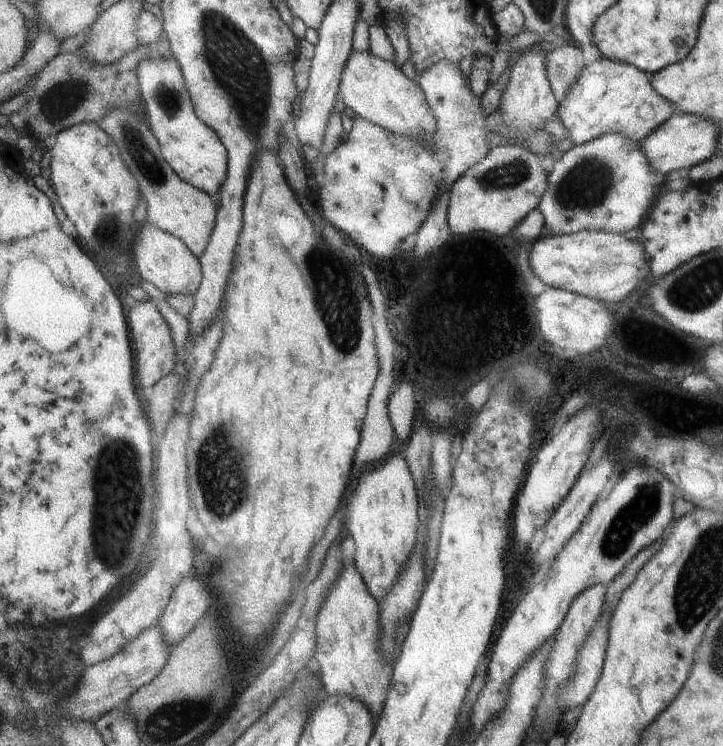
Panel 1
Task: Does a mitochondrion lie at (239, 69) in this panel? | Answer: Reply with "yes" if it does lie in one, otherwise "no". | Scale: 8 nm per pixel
yes

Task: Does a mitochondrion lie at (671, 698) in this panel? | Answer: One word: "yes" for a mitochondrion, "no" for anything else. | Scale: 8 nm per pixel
no

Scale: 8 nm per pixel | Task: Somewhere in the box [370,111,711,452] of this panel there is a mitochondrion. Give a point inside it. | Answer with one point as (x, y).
(584, 186)

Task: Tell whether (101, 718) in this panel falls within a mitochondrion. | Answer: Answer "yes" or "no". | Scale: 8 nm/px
no

